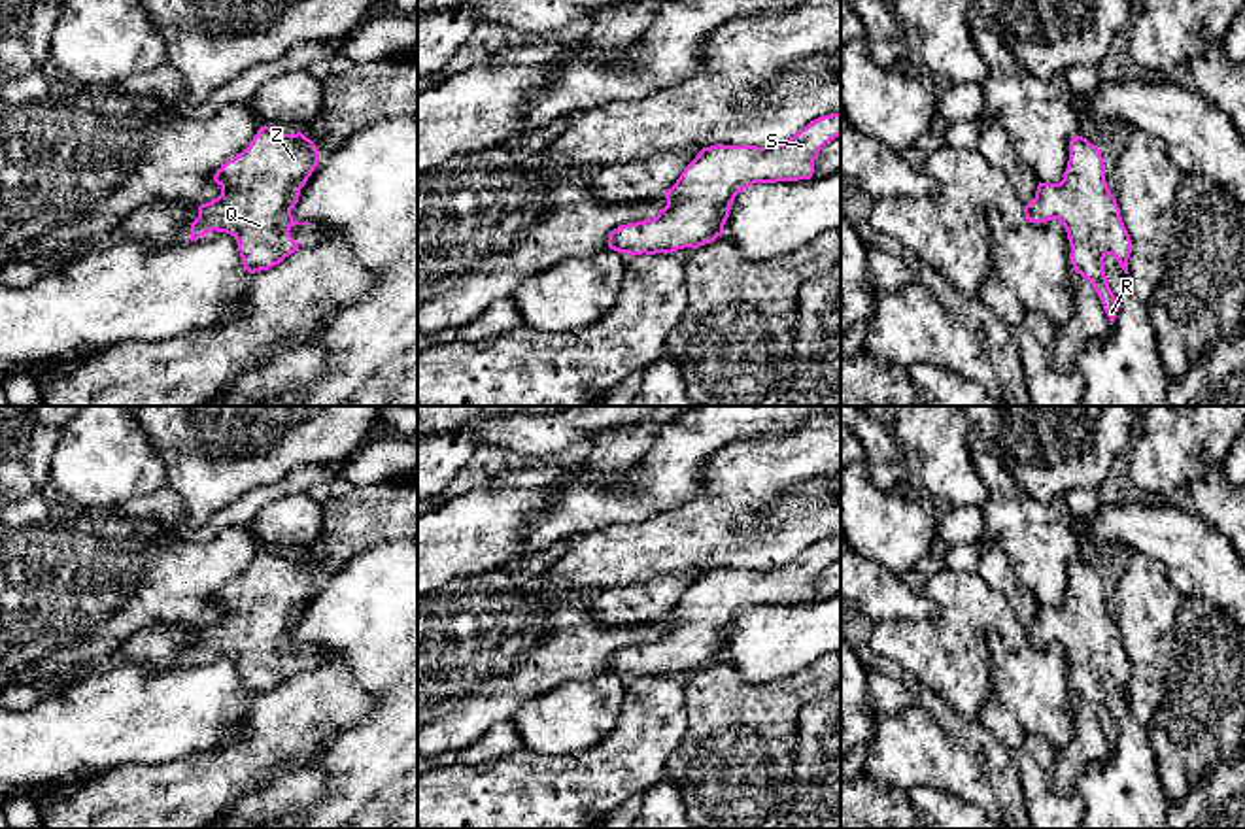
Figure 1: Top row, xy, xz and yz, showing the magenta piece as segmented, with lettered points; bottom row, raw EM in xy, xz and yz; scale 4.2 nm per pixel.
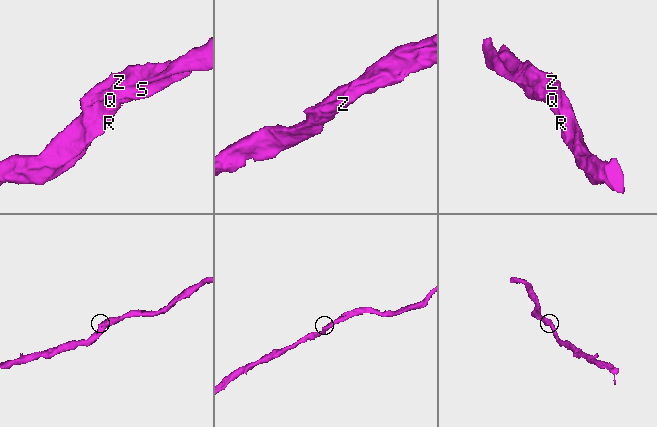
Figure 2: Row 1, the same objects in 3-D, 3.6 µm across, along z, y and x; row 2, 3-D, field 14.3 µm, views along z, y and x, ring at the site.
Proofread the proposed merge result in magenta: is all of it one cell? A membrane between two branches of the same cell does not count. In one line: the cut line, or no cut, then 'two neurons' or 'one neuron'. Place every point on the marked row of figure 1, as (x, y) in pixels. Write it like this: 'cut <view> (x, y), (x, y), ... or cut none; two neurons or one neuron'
cut none; one neuron

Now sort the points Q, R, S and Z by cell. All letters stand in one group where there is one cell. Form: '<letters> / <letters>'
Q R S Z

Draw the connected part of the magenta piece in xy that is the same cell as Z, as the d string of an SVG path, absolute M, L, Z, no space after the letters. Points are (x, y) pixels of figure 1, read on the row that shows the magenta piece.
M264 125L240 155L215 172L213 181L221 187L221 195L198 206L198 217L189 223L191 242L212 230L227 232L236 240L242 264L249 274L280 264L298 249L289 230L295 225L312 225L295 221L291 210L317 162L314 142L302 132L285 134Z

